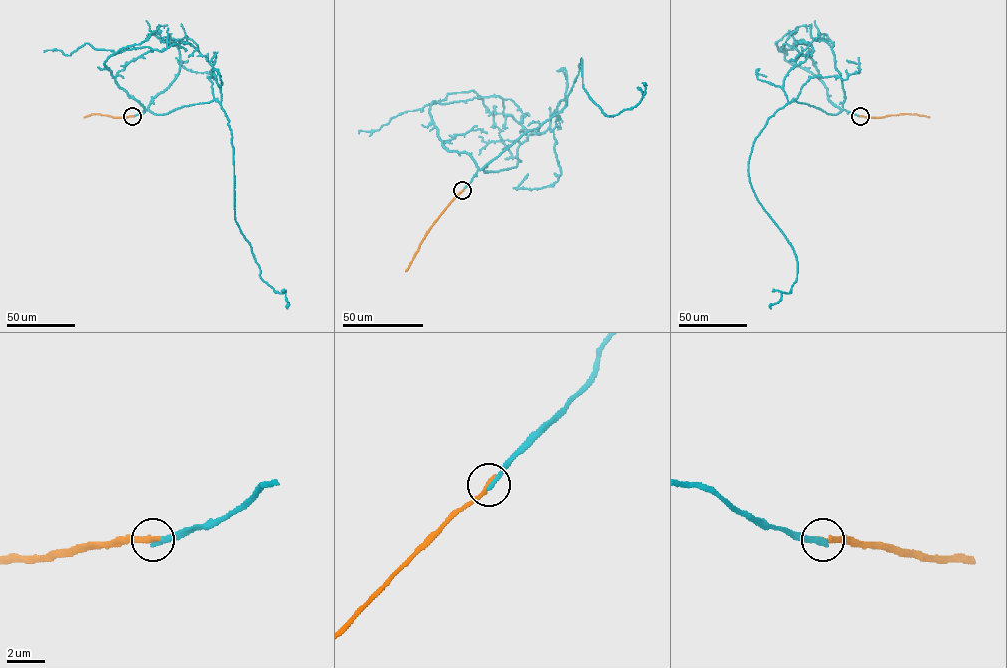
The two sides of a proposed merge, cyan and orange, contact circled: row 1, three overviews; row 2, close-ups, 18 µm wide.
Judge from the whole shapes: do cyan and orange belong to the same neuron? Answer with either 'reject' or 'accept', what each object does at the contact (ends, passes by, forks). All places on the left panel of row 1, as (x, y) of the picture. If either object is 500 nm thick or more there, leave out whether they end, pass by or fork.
reject; cyan ends; orange ends

